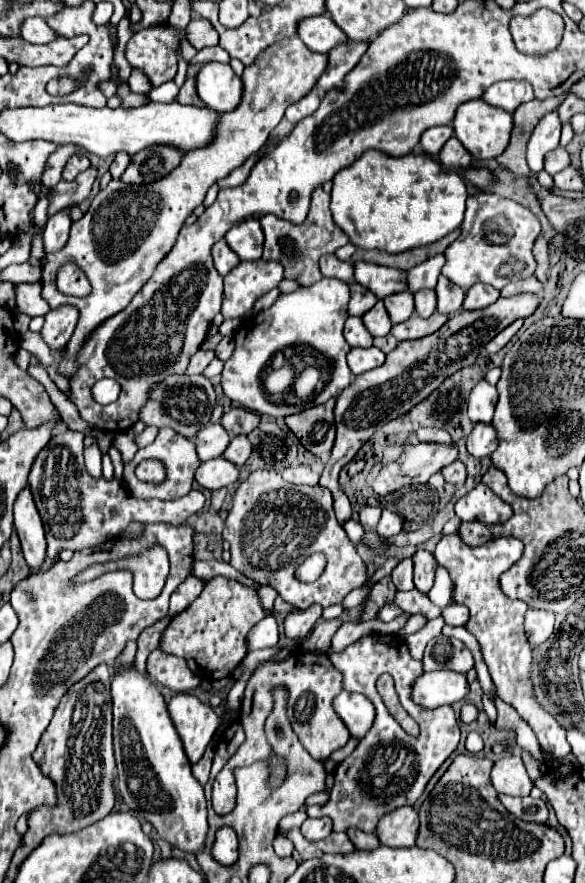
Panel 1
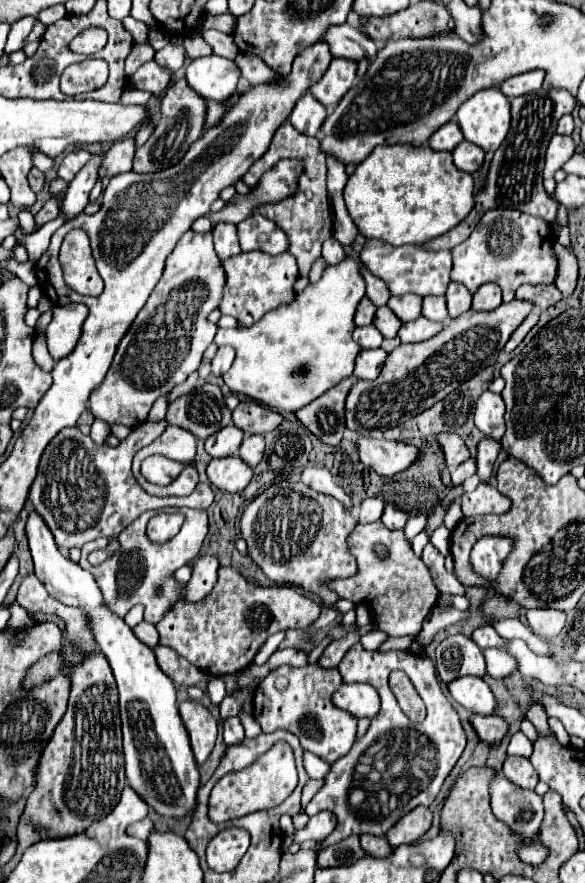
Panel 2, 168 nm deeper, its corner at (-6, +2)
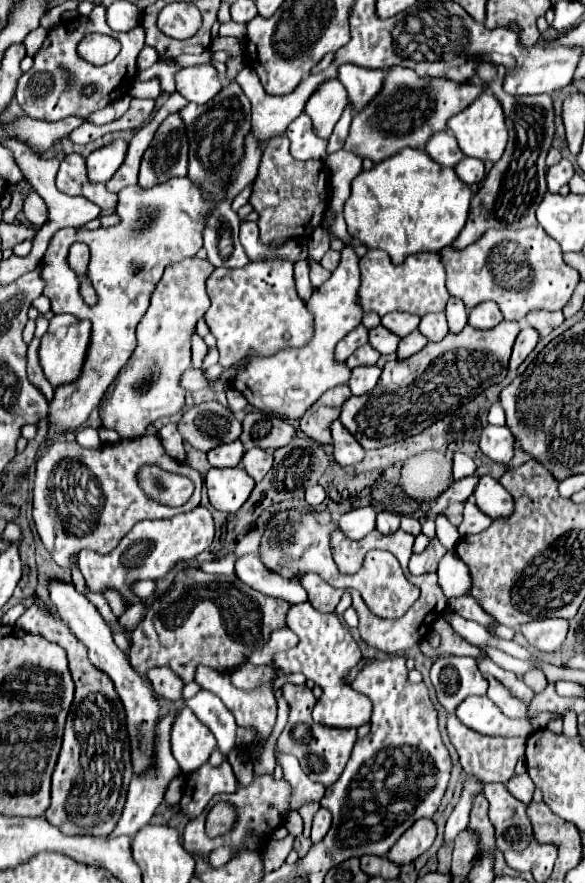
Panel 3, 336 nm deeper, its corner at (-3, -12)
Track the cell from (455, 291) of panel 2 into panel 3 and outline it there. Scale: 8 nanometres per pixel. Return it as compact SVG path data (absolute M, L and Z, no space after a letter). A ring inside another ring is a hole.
M450 297L448 305L446 305L446 317L448 317L448 327L452 333L460 333L466 327L466 319L468 319L468 311L464 307L464 303L460 303L460 299Z

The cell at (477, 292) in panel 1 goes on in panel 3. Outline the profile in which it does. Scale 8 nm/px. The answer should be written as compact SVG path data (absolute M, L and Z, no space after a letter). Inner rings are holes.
M484 301L484 303L480 303L480 307L474 307L474 309L470 311L468 325L472 325L474 329L492 329L492 327L496 327L502 319L504 319L504 317L502 317L498 305L496 305L496 303L490 303L490 301Z

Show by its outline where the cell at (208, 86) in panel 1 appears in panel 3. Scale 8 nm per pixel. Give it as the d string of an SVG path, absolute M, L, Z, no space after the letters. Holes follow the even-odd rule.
M206 63L196 67L184 67L182 71L178 71L176 91L186 101L204 105L222 91L222 83L218 79L216 69L210 63Z

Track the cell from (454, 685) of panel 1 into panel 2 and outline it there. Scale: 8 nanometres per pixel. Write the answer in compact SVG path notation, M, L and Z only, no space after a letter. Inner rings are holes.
M459 677L457 681L449 683L449 693L471 713L493 715L497 709L497 699L491 687L479 677Z

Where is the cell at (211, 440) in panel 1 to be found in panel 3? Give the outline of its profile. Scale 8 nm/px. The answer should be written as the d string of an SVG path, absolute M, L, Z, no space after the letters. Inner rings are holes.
M232 441L208 451L208 461L212 467L236 467L244 455L244 445L240 441Z

